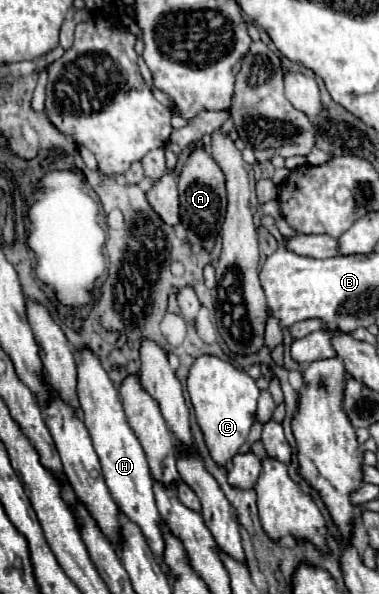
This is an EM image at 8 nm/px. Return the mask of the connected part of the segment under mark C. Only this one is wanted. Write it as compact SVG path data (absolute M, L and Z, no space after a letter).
M200 356L188 374L188 394L194 406L196 422L204 434L204 442L218 466L228 466L238 448L248 440L248 432L256 420L256 400L260 390L248 372L234 368L216 356Z

